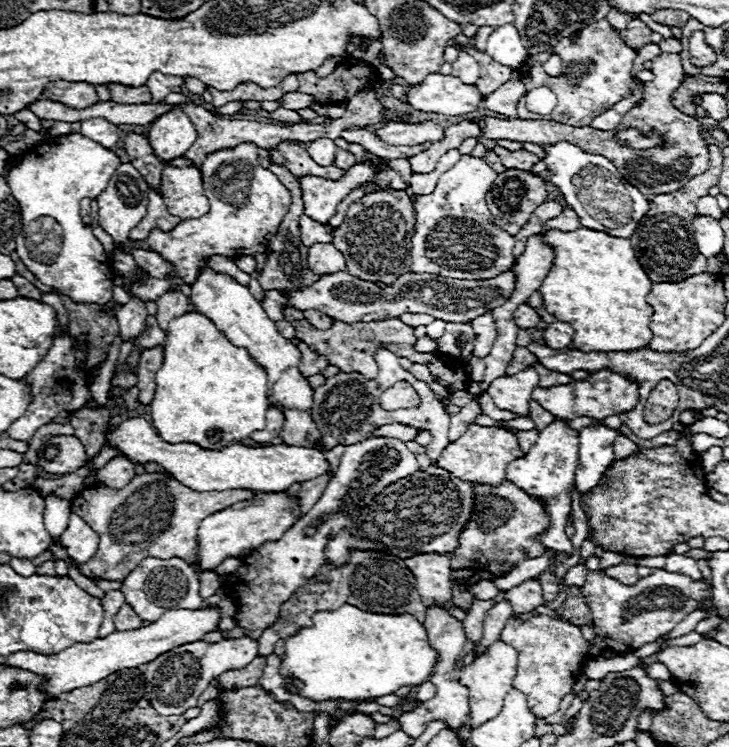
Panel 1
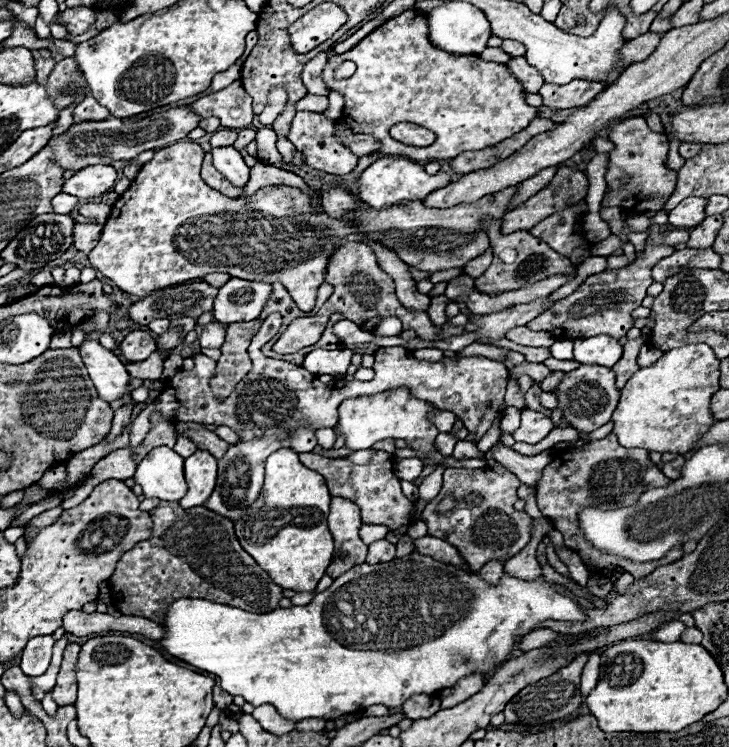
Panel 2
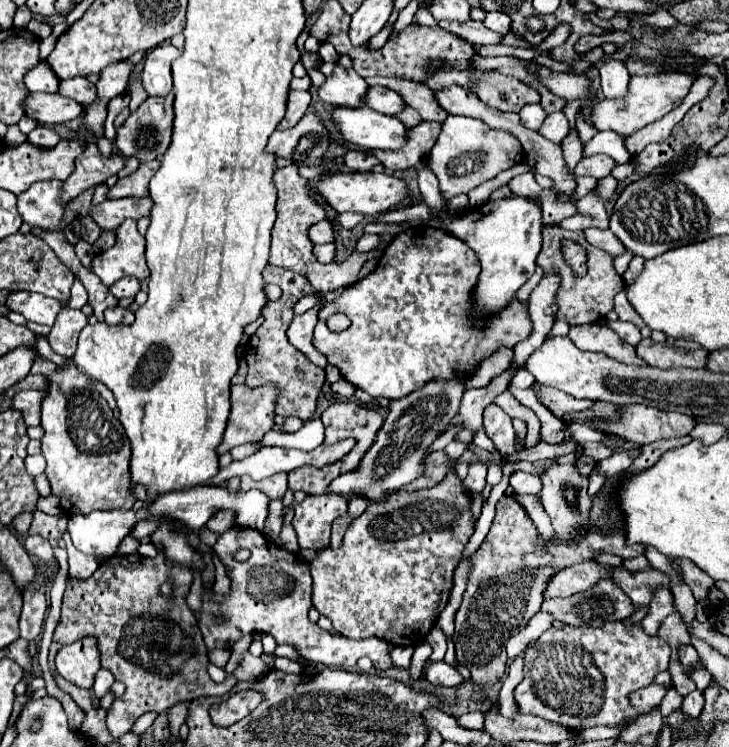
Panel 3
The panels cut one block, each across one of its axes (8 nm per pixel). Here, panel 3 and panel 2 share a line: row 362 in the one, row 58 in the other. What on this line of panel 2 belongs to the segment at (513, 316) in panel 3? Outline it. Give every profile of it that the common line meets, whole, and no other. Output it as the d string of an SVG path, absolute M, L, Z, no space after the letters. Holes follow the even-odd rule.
M408 10L384 22L352 50L328 58L322 76L330 90L340 90L344 94L344 122L352 128L352 132L376 136L382 142L380 152L386 156L402 156L418 162L446 160L472 148L488 148L492 144L498 144L500 140L506 140L508 136L514 136L516 132L524 130L530 120L536 118L536 108L524 102L522 84L508 72L504 64L484 62L480 60L480 56L454 56L434 48L428 42L428 22L420 10ZM346 60L356 62L358 68L350 78L336 80L334 70ZM398 122L414 122L422 128L432 130L436 134L436 142L426 148L404 146L388 134L388 130Z

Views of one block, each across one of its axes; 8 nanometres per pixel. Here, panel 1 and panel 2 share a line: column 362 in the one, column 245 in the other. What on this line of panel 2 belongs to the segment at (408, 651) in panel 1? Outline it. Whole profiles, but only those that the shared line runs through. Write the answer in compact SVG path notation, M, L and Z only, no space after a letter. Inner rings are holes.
M414 552L408 558L396 558L392 562L382 562L382 564L374 564L374 566L358 564L356 568L352 568L352 570L344 572L342 576L338 576L332 582L330 588L316 594L310 604L292 606L292 608L278 608L278 610L268 612L268 614L252 614L252 612L246 612L246 610L240 610L240 608L234 608L234 606L226 606L226 604L216 604L216 602L210 602L210 600L204 600L204 598L176 600L176 602L172 602L172 606L168 606L166 616L160 622L160 626L164 628L164 636L162 636L160 644L170 656L174 656L178 660L184 660L184 662L196 666L198 670L204 670L204 672L210 672L210 674L218 676L222 690L226 690L232 696L244 696L246 702L250 702L252 706L272 704L280 712L280 716L288 718L288 720L296 720L296 722L300 722L304 718L326 718L326 720L330 720L330 718L338 718L338 716L344 716L344 714L350 714L350 712L364 710L364 708L374 706L374 704L384 704L388 708L400 708L414 694L432 696L434 692L438 692L442 688L452 688L464 676L470 676L474 672L482 672L482 674L492 672L496 666L500 666L508 658L508 654L514 650L514 644L522 636L526 636L534 628L538 628L538 624L542 620L548 620L548 618L552 618L552 620L584 620L584 614L582 614L578 602L574 602L568 596L558 594L550 586L554 586L554 584L544 582L542 576L538 580L532 580L532 582L502 576L500 584L490 588L484 580L480 580L472 572L458 570L458 568L454 568L450 564L442 564L442 562L436 562L430 556L422 556L422 554Z

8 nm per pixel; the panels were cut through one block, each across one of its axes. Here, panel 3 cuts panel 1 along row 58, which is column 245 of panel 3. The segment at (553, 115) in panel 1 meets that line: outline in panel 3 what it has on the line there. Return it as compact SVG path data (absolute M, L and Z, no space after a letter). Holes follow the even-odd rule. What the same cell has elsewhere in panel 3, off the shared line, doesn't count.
M232 528L232 532L224 532L218 536L214 544L214 554L224 564L226 574L230 578L230 592L226 596L216 594L213 588L202 588L202 610L194 612L196 624L200 624L200 632L204 636L206 648L232 648L232 644L242 634L264 632L274 636L276 644L290 644L296 648L296 654L306 662L320 662L324 666L342 666L354 668L358 658L368 656L374 662L374 668L386 670L392 666L388 652L392 644L380 638L366 640L350 640L340 634L332 636L330 632L318 628L308 620L308 608L312 606L312 576L304 558L292 554L274 542L270 542L262 532L252 528ZM234 548L250 548L252 556L246 562L236 562L232 558ZM214 614L226 614L226 622L212 622Z

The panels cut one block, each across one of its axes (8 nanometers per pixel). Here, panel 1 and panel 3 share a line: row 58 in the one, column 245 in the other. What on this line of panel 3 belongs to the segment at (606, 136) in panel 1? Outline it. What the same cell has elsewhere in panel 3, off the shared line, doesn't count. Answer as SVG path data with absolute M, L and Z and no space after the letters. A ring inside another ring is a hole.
M244 654L242 656L242 660L238 662L238 666L236 666L236 670L232 672L232 676L240 682L240 680L258 680L264 672L268 670L268 666L266 666L266 662L262 660L262 658L254 658L252 654Z

